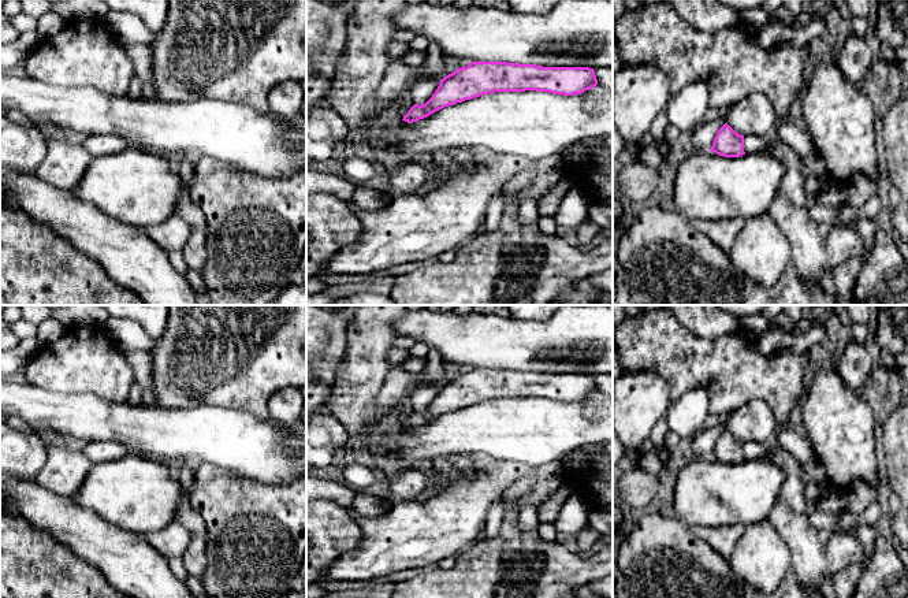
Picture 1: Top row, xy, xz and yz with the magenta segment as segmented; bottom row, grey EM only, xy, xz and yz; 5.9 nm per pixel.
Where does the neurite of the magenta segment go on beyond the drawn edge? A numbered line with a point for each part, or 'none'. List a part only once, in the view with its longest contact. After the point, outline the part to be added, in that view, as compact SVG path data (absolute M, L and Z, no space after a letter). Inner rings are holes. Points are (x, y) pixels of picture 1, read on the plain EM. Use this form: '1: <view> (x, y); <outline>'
1: yz (752, 450); M745 442L744 458L745 460L762 460L767 457L767 443Z

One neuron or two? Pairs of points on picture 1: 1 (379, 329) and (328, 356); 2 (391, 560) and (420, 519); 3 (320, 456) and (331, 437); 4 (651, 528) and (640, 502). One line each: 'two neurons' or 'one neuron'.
1: two neurons
2: one neuron
3: one neuron
4: two neurons

